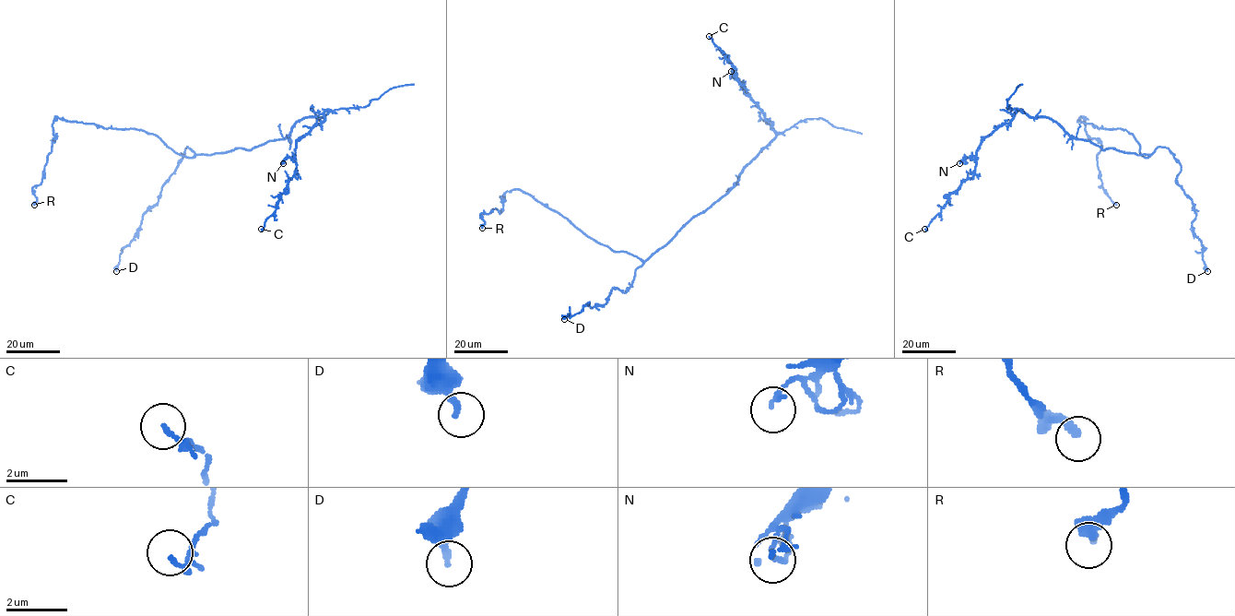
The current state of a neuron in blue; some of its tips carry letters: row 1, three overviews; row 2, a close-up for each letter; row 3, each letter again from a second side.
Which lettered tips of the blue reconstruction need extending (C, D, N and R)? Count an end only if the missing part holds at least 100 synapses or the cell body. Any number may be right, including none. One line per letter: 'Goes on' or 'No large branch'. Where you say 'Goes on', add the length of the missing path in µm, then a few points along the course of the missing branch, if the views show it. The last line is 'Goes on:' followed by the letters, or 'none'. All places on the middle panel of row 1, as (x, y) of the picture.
C: No large branch
D: No large branch
N: No large branch
R: No large branch
Goes on: none

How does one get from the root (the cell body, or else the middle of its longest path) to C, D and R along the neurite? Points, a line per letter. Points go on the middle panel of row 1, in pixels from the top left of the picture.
C: (677, 232), (723, 196), (737, 181), (741, 171), (775, 136), (772, 124), (744, 91), (733, 65), (709, 36)
D: (677, 232), (635, 270), (632, 283), (625, 292), (613, 288), (604, 304), (591, 307), (588, 303), (564, 319)
R: (677, 232), (641, 261), (595, 242), (517, 189), (500, 196), (499, 213), (495, 207), (480, 215), (482, 228)

